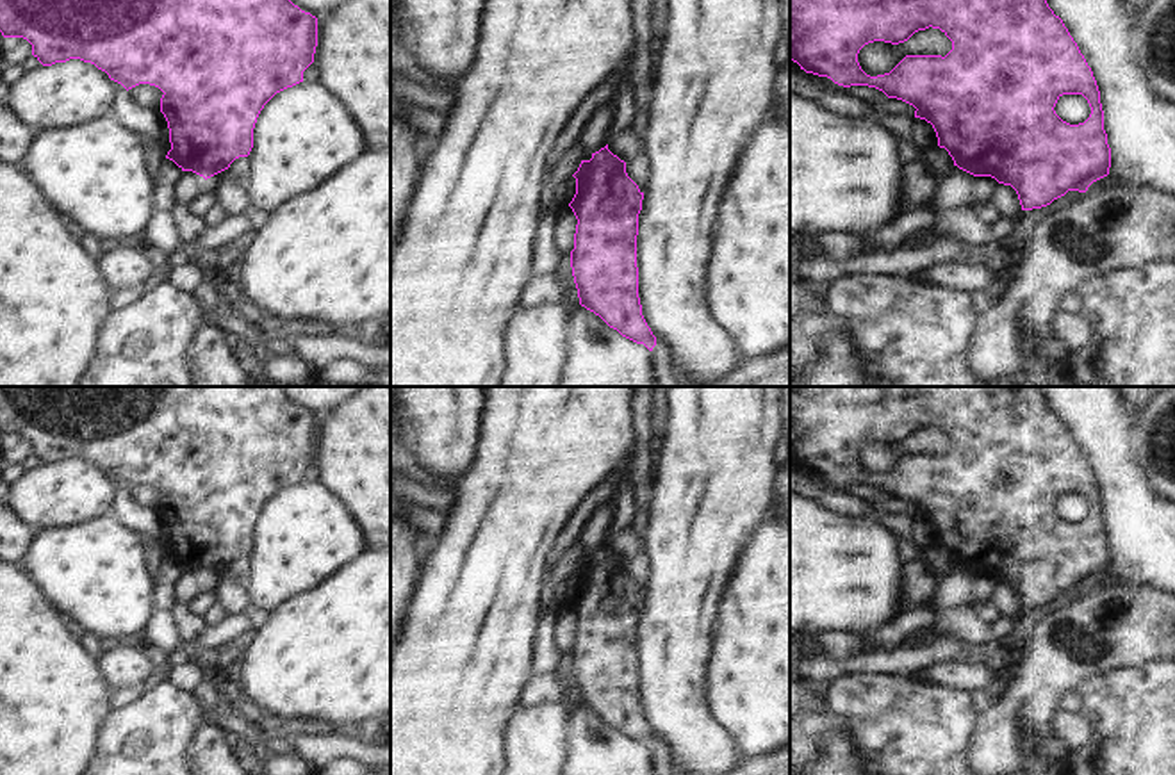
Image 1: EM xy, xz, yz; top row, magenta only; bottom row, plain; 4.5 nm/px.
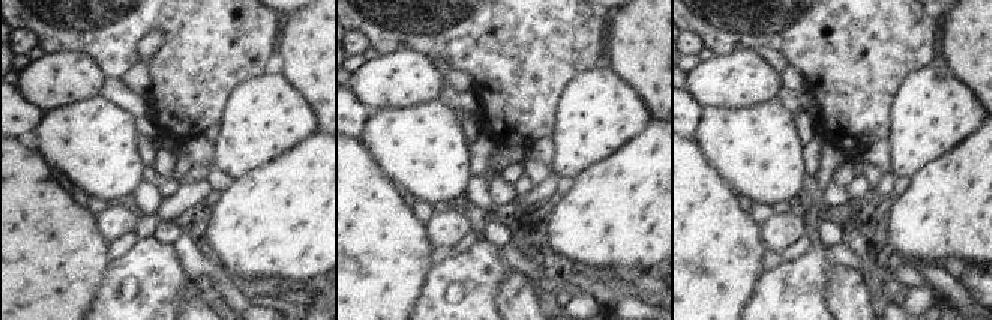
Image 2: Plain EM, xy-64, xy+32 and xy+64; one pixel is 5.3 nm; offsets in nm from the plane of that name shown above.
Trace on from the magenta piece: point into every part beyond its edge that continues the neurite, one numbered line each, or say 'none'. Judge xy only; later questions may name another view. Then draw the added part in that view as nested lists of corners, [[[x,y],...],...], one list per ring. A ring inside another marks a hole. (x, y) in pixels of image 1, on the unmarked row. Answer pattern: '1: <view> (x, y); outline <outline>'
none

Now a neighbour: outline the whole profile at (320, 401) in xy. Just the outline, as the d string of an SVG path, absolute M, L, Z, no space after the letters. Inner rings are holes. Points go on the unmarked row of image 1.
M282 387L285 396L317 419L332 413L362 387Z

